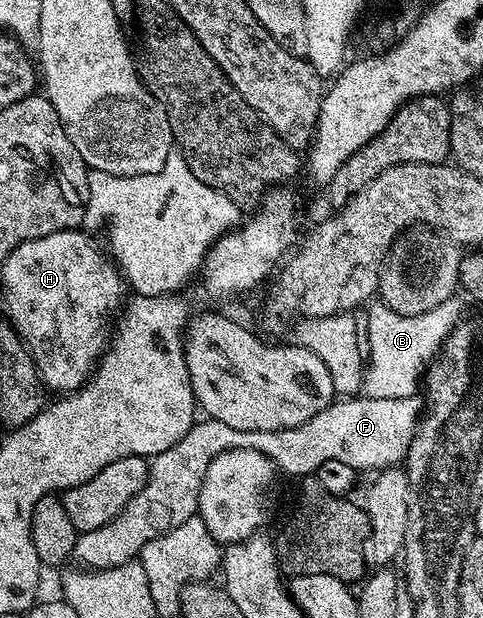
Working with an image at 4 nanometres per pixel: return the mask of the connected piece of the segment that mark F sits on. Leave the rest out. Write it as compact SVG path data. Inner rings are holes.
M420 395L404 396L391 400L383 398L371 400L368 398L337 398L328 404L315 418L303 422L294 428L284 428L278 432L244 432L230 428L226 423L208 418L196 421L191 430L187 432L171 449L152 457L149 465L149 476L143 488L127 502L127 506L116 515L111 522L107 522L97 530L82 532L78 535L73 547L72 559L78 561L82 567L97 571L99 569L114 568L117 565L130 563L136 559L141 548L147 542L154 540L175 526L181 525L187 518L196 515L201 486L214 458L227 449L240 447L243 450L259 451L273 463L273 466L296 478L309 478L317 473L323 462L347 462L347 466L364 470L384 470L400 465L405 459L407 450L417 433L417 425L423 415L423 400Z

